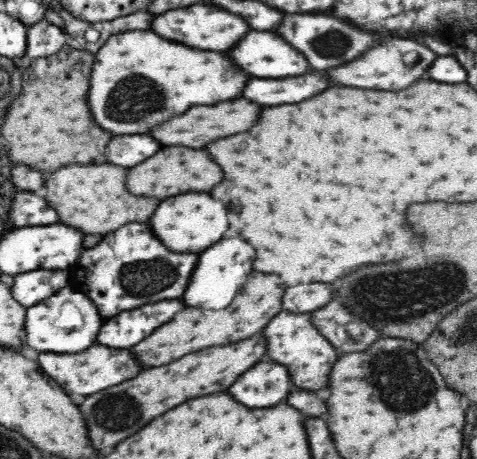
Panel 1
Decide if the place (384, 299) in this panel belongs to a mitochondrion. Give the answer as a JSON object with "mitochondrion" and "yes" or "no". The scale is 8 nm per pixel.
{"mitochondrion":"yes"}

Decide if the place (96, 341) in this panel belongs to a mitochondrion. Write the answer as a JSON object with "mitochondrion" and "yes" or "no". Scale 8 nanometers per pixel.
{"mitochondrion":"no"}

